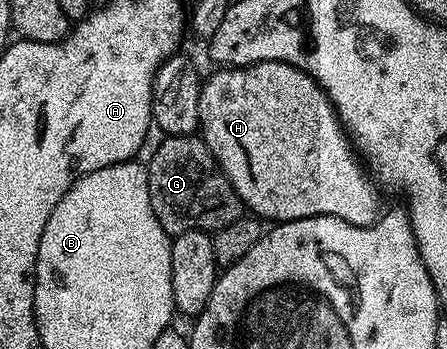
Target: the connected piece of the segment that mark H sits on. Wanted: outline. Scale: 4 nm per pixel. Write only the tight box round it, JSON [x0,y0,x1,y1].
[199,59,382,227]

